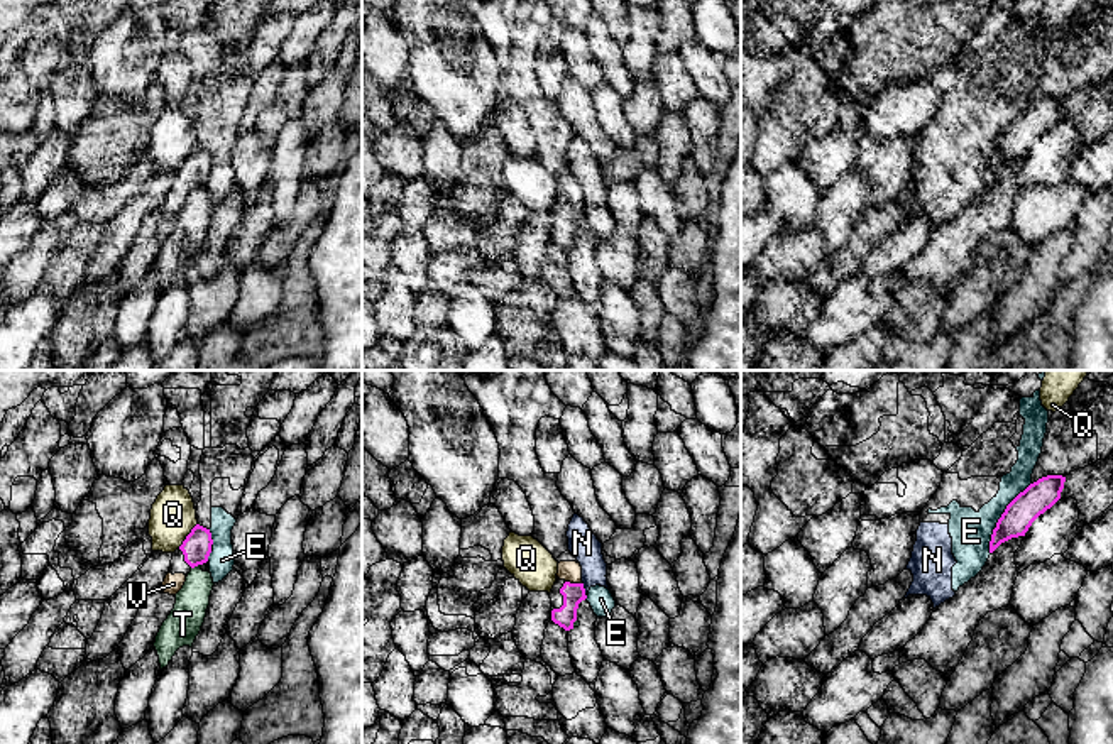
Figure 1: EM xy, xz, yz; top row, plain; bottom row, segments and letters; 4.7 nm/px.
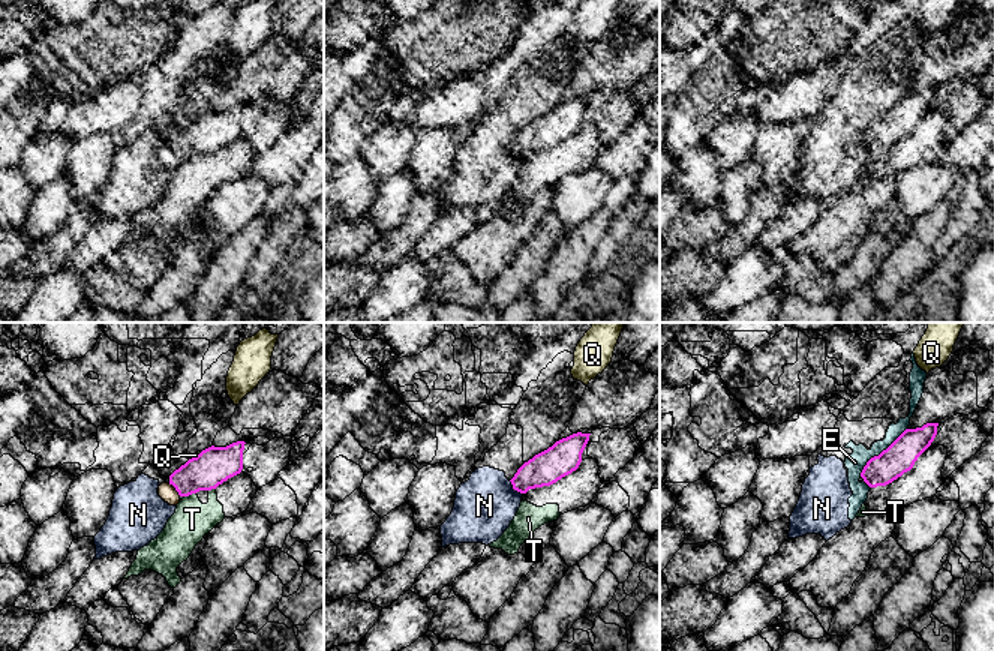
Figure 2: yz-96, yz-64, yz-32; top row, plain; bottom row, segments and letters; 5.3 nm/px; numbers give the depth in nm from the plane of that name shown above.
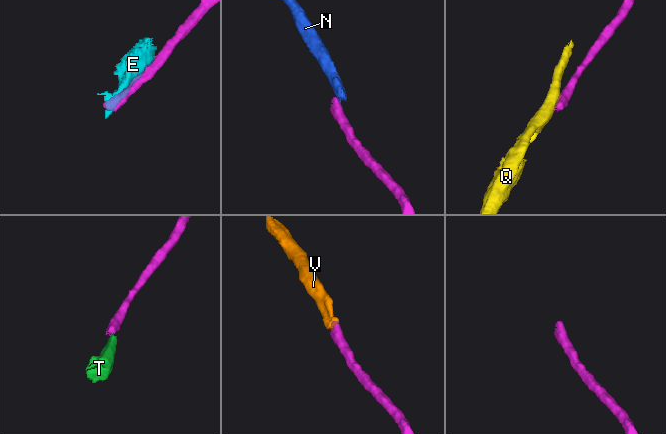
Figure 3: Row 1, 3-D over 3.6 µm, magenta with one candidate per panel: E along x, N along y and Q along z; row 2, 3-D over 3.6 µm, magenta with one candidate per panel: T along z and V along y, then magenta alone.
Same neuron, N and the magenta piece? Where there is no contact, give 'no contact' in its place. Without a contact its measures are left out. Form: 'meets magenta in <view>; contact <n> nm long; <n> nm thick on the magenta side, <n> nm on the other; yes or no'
meets magenta in xz; contact 70 nm long; 100 nm thick on the magenta side, 140 nm on the other; no

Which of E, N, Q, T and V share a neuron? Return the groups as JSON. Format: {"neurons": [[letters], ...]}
{"neurons": [["E", "N"], ["Q"], ["T"], ["V"]]}

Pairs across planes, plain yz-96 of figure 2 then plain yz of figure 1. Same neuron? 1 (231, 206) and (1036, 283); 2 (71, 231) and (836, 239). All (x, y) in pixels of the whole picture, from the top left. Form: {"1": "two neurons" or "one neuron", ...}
{"1": "two neurons", "2": "two neurons"}

